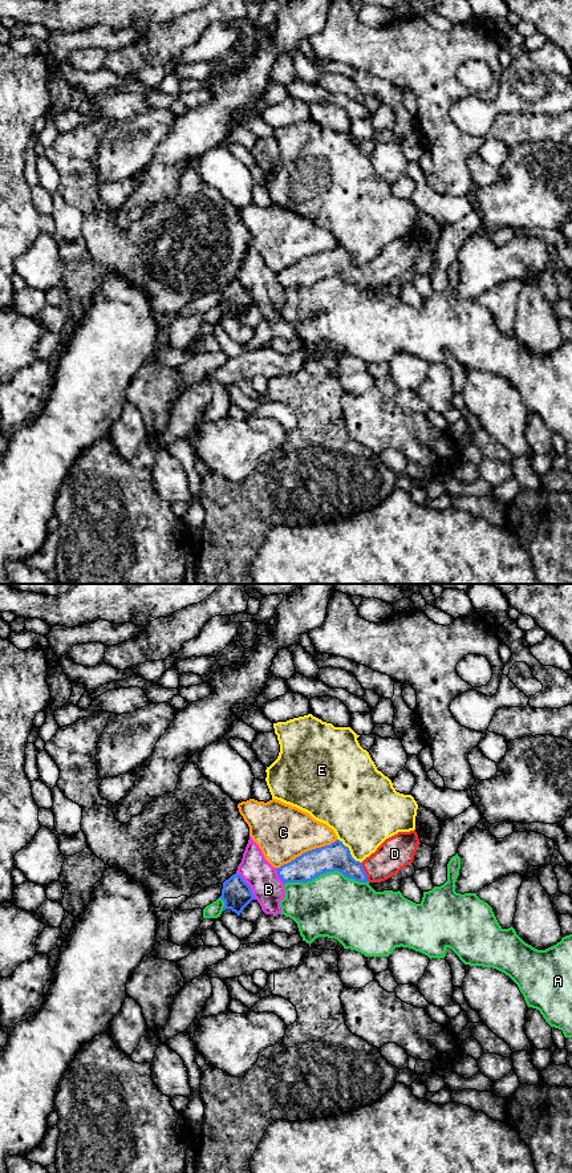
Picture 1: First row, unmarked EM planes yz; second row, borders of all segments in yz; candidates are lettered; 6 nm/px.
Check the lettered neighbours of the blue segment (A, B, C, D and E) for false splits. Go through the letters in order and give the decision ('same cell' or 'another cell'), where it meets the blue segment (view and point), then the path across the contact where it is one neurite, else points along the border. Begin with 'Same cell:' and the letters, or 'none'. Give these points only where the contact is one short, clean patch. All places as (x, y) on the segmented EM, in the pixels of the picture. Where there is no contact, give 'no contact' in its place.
Same cell: D
A: another cell; meets blue in yz at (325, 872)
B: another cell; meets blue in yz at (248, 885)
C: another cell; meets blue in yz at (308, 851)
D: same cell; meets blue in yz at (364, 872); runs through yz (336, 856), (352, 869), (364, 872), (377, 868), (394, 853)
E: another cell; meets blue in yz at (349, 852)

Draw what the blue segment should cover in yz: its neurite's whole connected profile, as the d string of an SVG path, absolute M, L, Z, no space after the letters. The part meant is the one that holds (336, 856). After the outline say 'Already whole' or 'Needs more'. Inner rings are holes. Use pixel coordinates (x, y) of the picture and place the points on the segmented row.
M415 829L398 832L360 862L352 857L342 841L336 840L330 845L303 853L276 870L283 884L308 882L322 873L334 870L360 882L381 882L411 864L419 844Z. Needs more

